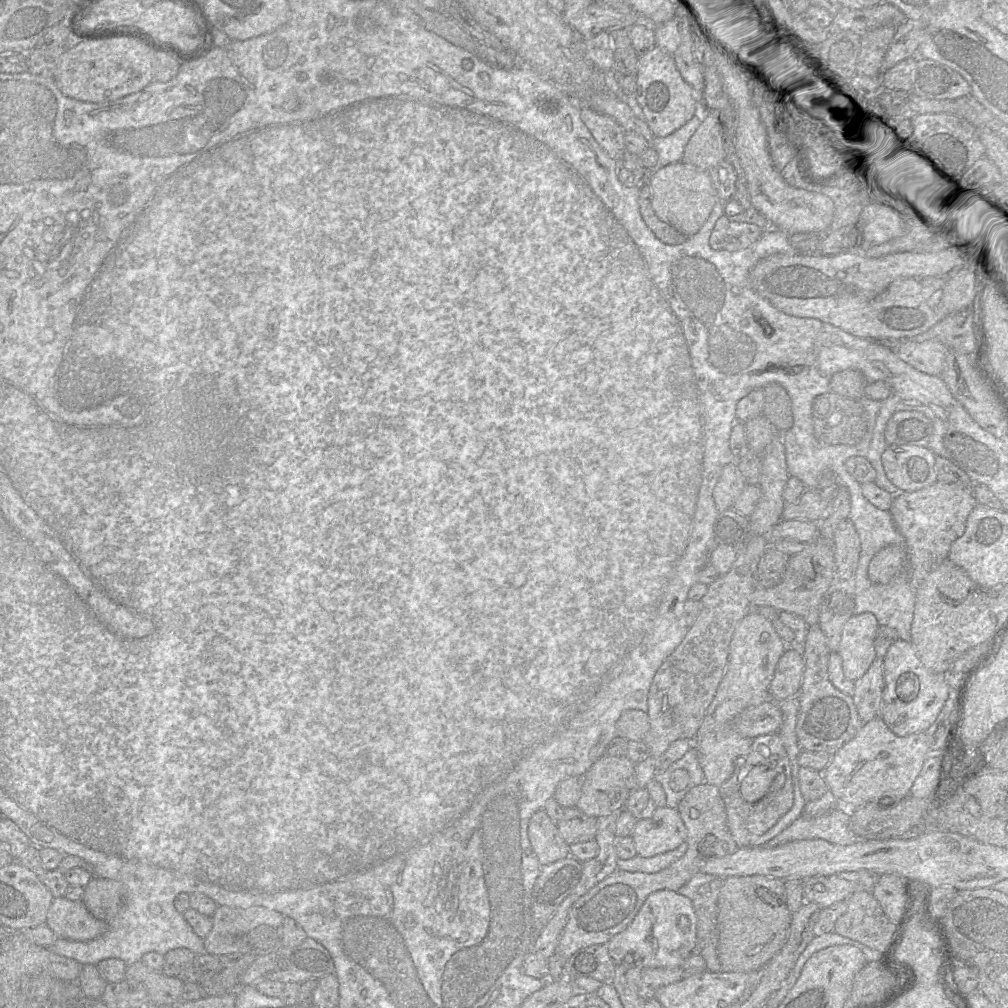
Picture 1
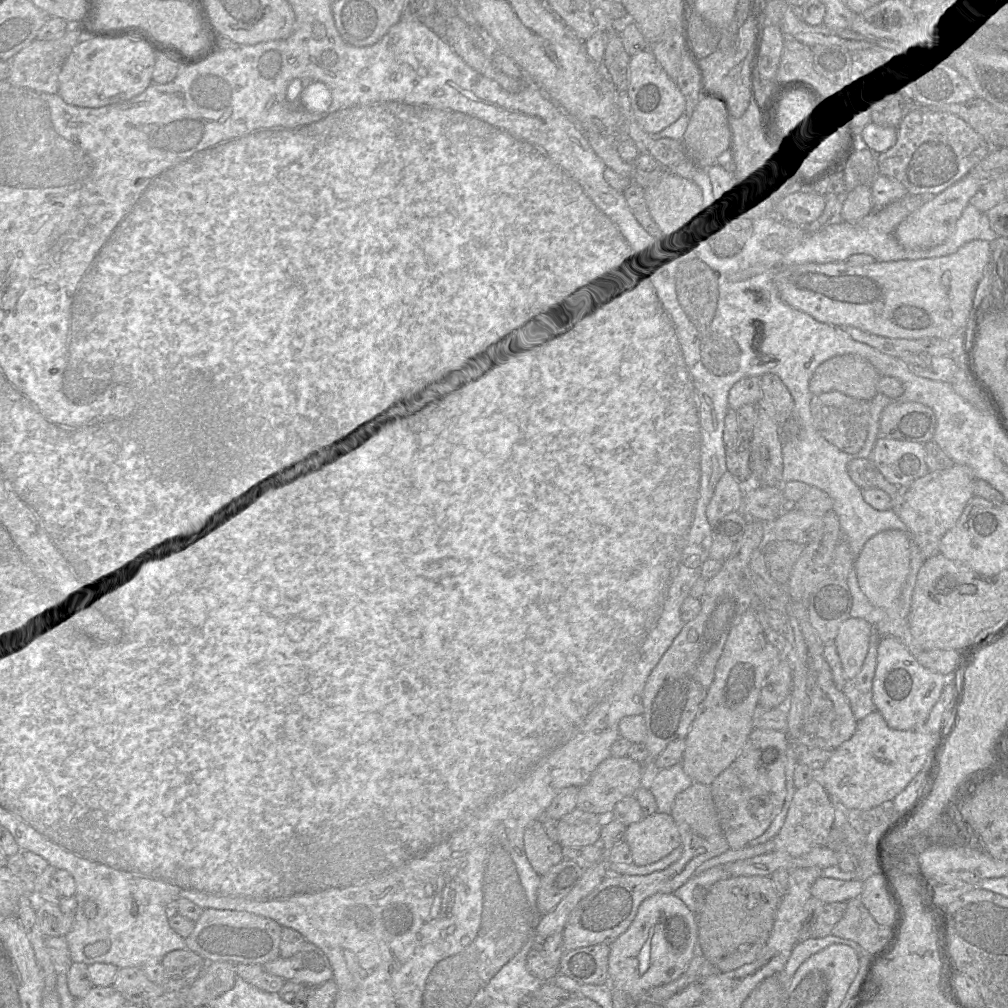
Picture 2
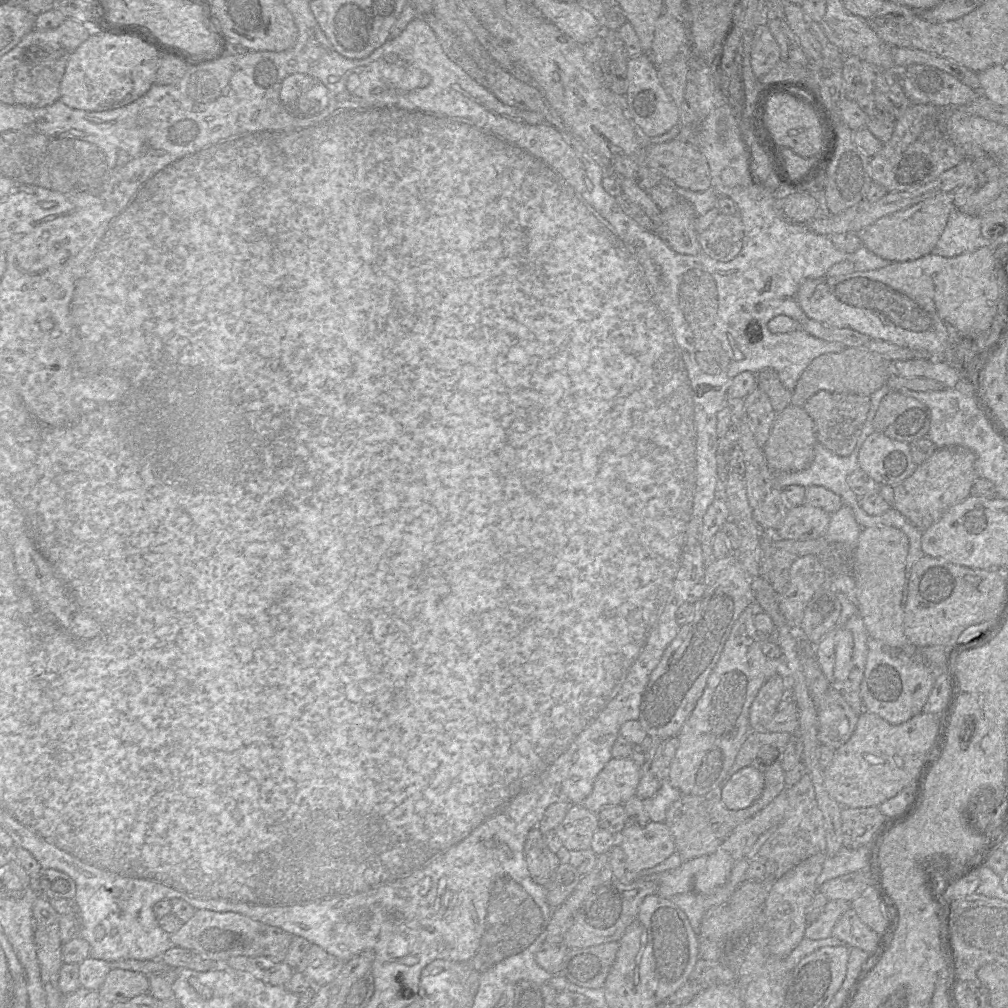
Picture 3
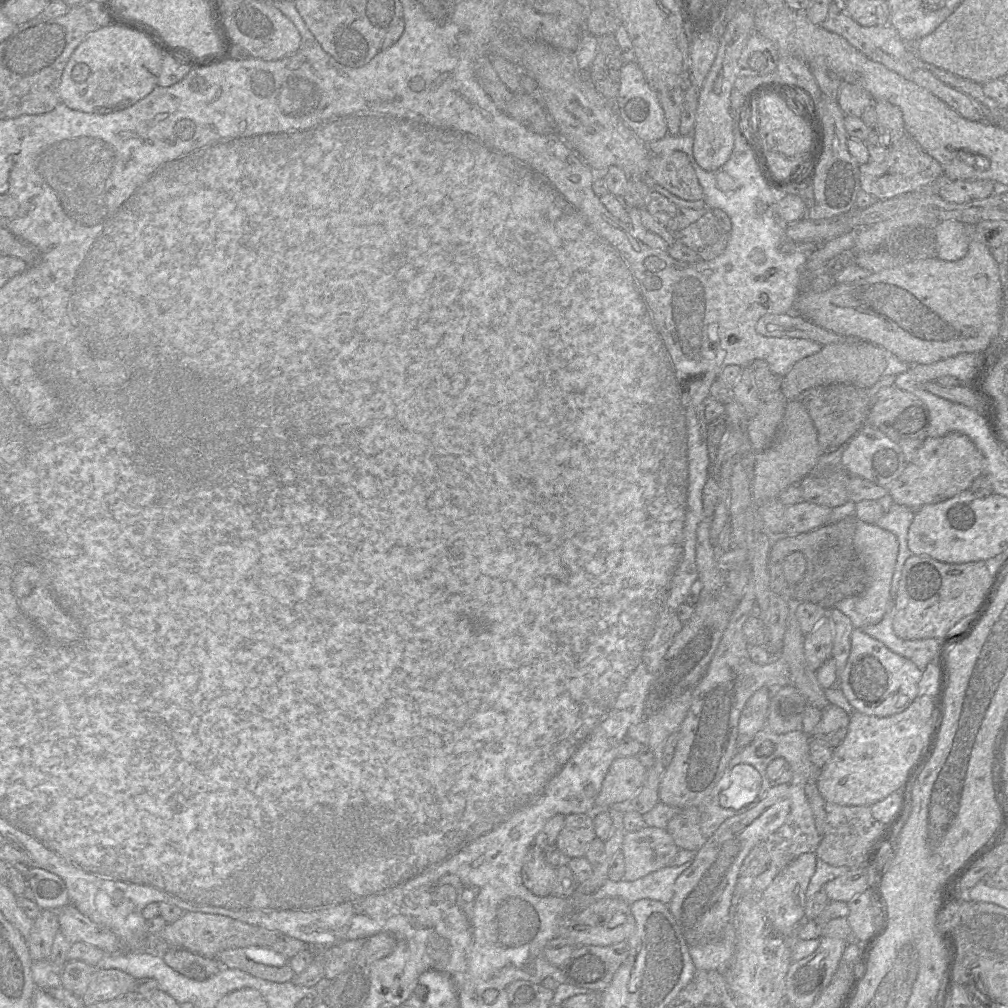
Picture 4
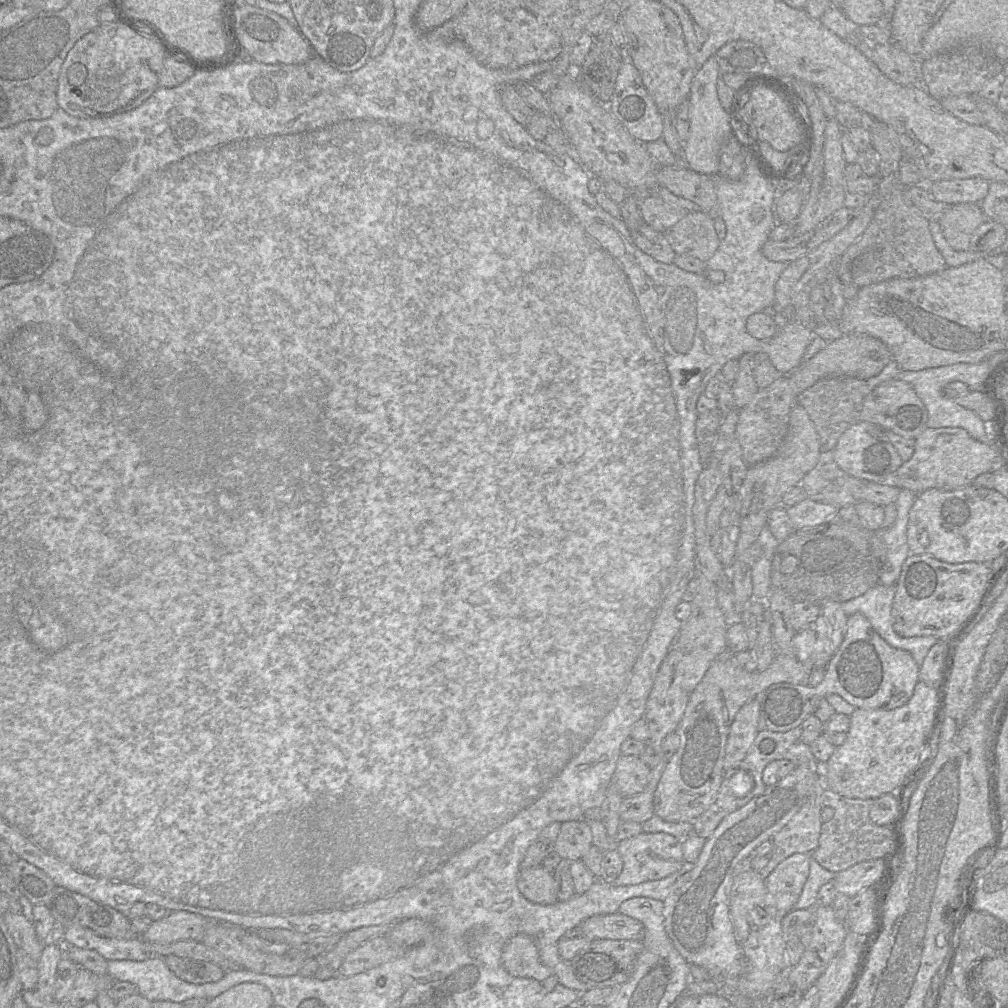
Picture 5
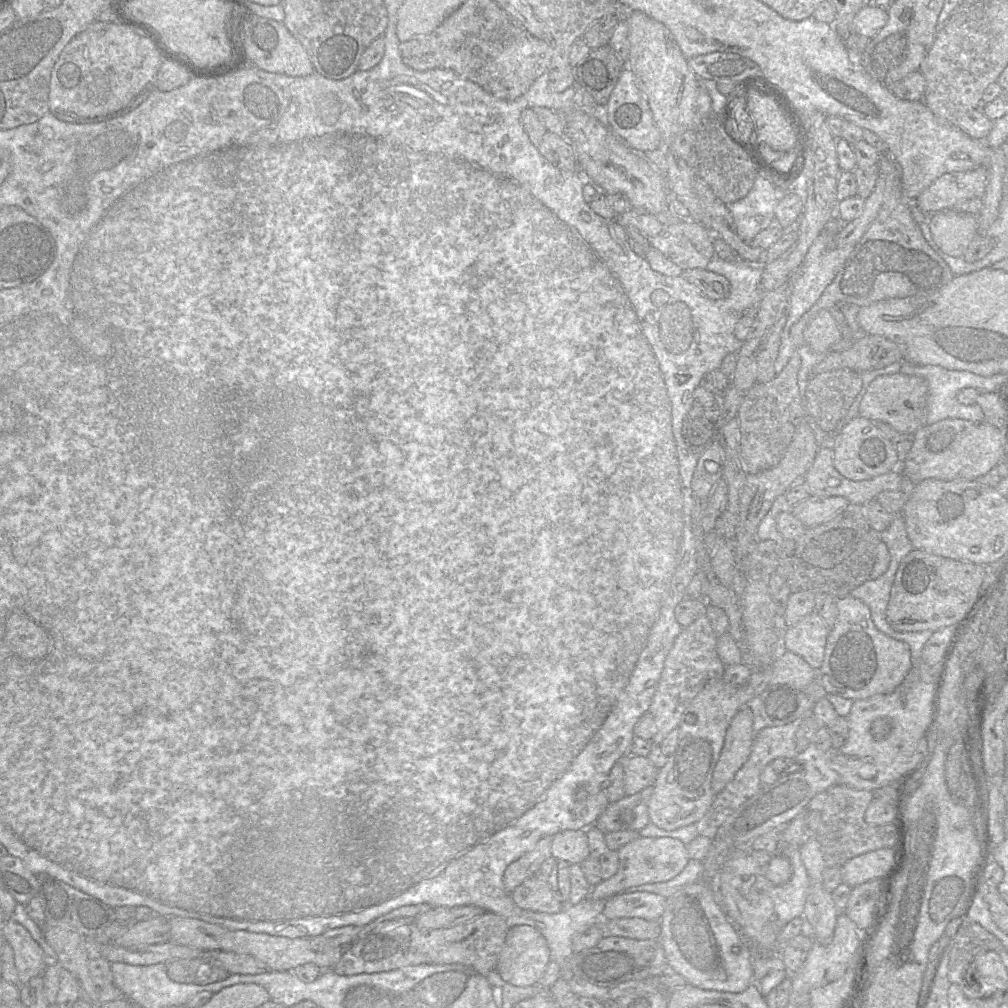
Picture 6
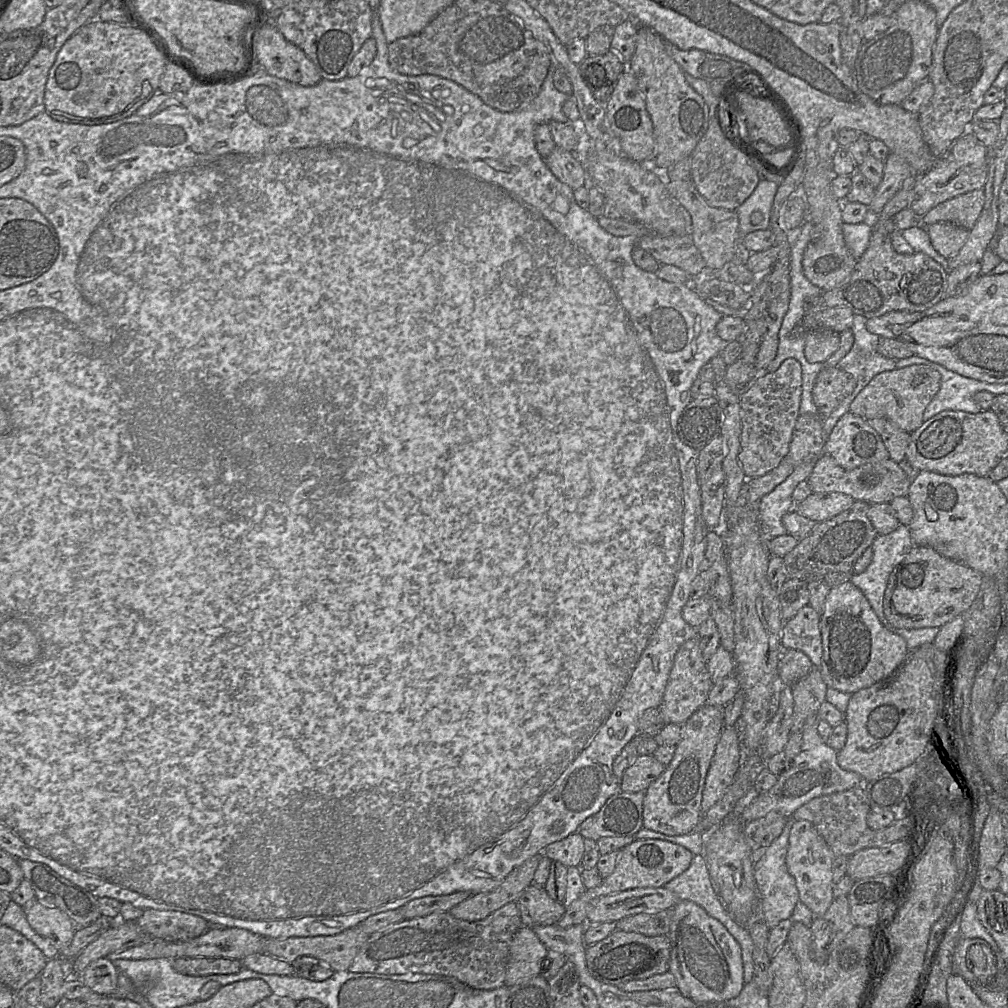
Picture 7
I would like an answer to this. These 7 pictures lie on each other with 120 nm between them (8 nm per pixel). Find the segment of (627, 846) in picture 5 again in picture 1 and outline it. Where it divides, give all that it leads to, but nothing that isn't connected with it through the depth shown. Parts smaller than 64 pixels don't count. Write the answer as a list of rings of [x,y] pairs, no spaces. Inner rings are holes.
[[[664,806],[657,807],[651,817],[638,820],[631,837],[637,855],[649,858],[685,843],[687,830],[678,810]]]

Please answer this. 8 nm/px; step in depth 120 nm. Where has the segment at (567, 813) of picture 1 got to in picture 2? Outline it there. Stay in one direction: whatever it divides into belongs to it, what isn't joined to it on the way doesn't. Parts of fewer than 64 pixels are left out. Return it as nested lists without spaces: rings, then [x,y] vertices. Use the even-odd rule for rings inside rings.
[[[575,808],[558,820],[558,843],[562,847],[598,844],[603,817]]]

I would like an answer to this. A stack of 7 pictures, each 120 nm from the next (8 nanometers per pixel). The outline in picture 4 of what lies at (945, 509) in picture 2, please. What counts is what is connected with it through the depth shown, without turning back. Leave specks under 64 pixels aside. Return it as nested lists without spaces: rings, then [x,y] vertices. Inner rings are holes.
[[[950,432],[941,437],[926,437],[916,457],[907,463],[888,490],[894,503],[918,510],[968,490],[973,480],[984,472],[985,459],[975,444],[965,434]]]

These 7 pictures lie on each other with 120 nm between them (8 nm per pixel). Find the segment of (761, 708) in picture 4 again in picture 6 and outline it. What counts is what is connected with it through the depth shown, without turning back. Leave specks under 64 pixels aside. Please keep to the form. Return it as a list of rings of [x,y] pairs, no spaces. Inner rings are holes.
[[[750,707],[741,708],[733,717],[712,776],[711,787],[715,795],[725,788],[749,758],[760,727],[766,726],[757,724]]]

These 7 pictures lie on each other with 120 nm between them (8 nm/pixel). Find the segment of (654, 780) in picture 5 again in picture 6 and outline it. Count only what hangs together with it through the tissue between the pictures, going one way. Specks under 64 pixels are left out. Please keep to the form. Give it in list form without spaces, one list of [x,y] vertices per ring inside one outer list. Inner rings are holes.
[[[653,785],[609,803],[592,826],[598,828],[603,834],[628,830],[639,832],[650,823],[648,802],[652,792]]]

